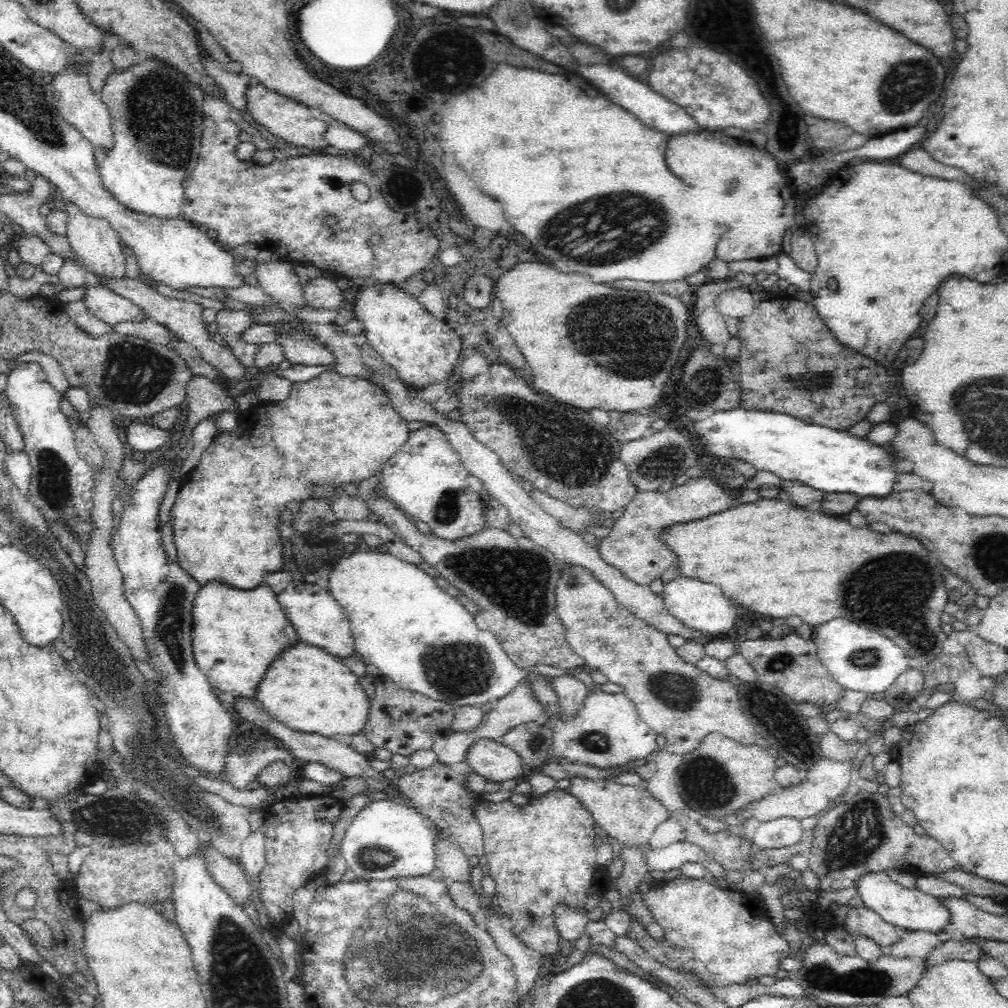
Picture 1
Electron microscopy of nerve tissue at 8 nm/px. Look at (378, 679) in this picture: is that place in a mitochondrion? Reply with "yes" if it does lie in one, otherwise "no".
no

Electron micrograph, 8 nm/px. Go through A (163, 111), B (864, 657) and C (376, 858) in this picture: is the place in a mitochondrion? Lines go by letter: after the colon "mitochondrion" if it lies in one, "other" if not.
A: mitochondrion
B: mitochondrion
C: mitochondrion

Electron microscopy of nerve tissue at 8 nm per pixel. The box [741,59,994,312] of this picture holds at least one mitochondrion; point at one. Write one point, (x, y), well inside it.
(785, 127)

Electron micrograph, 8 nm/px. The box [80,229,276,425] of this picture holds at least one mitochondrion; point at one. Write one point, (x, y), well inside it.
(133, 374)

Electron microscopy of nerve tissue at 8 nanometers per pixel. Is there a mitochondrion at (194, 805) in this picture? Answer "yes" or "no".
yes

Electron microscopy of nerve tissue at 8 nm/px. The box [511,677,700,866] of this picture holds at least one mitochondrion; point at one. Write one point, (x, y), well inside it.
(595, 742)

